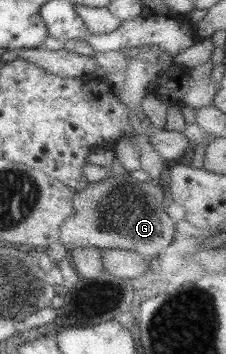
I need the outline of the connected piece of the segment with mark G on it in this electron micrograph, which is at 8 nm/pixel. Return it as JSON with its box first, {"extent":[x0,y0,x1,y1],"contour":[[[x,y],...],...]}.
{"extent":[59,169,175,259],"contour":[[[109,169],[109,176],[99,182],[89,182],[87,187],[75,192],[73,198],[73,209],[75,214],[71,214],[65,223],[61,224],[59,232],[59,242],[69,251],[73,247],[101,247],[101,249],[127,249],[136,251],[143,257],[150,259],[159,256],[161,249],[165,249],[173,243],[175,235],[175,221],[169,216],[166,208],[170,202],[168,191],[162,186],[157,186],[151,181],[138,181],[131,177],[130,173],[116,173]]]}

